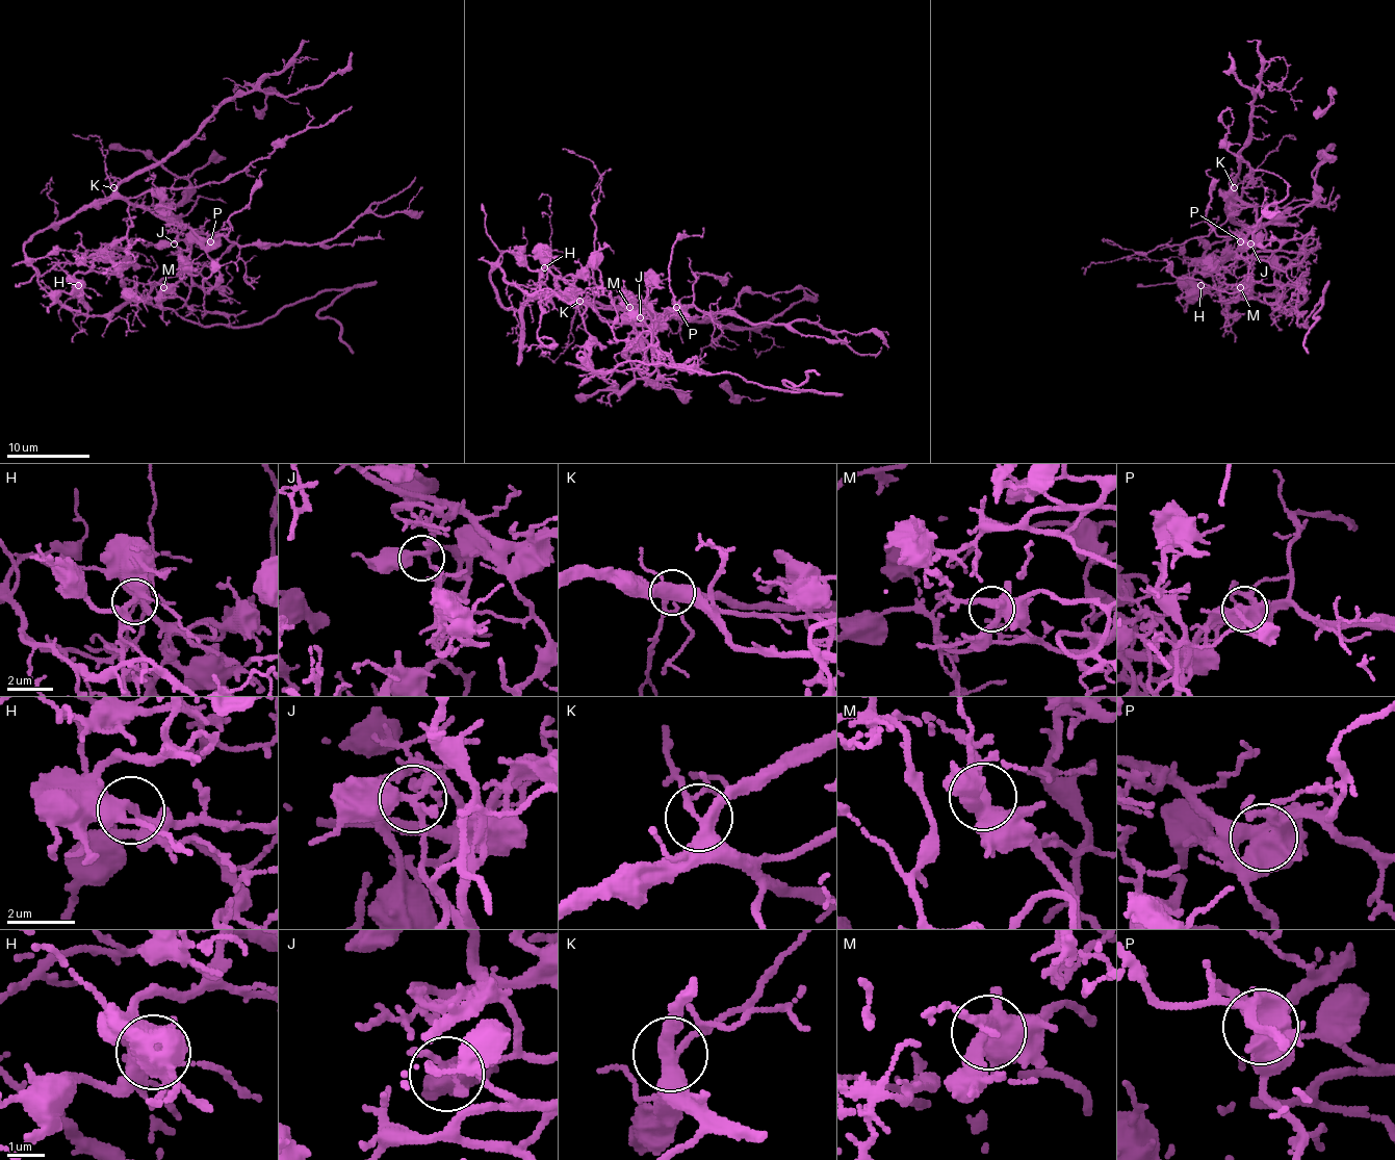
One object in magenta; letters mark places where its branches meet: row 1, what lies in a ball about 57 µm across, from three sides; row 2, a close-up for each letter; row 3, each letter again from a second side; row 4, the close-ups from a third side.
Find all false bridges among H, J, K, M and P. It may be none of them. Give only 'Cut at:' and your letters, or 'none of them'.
Cut at: P

